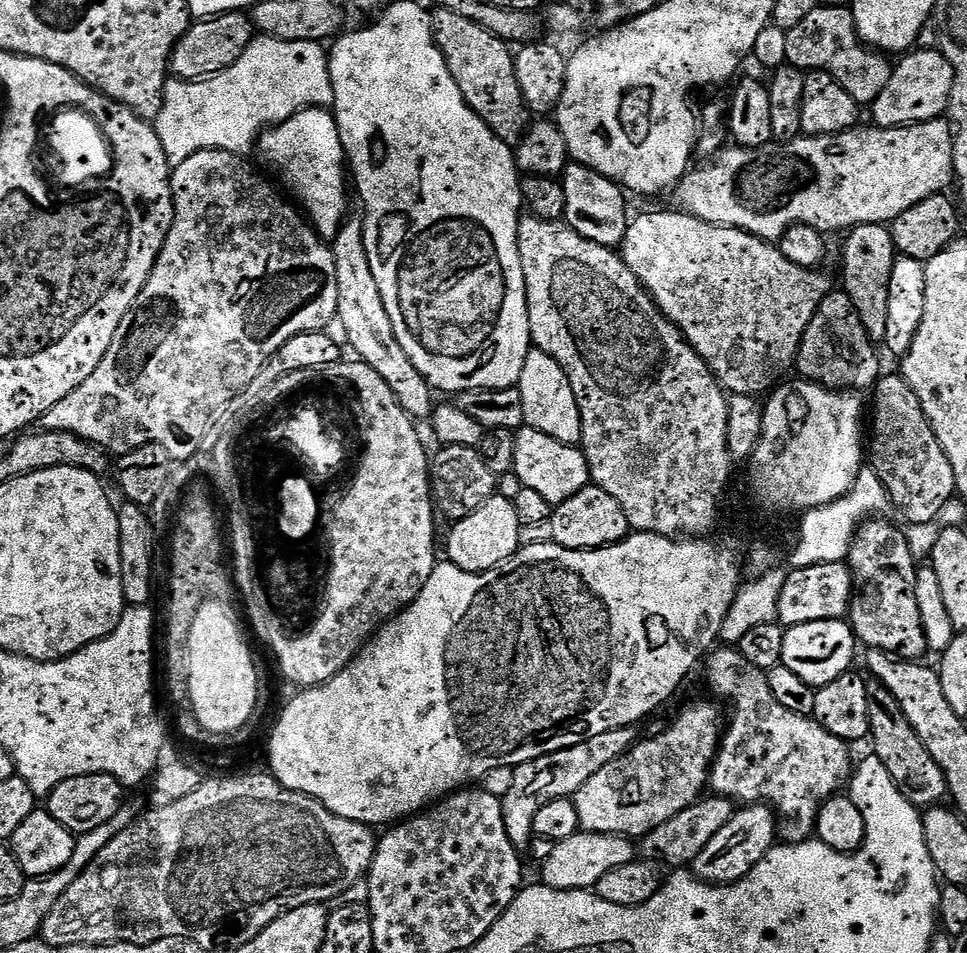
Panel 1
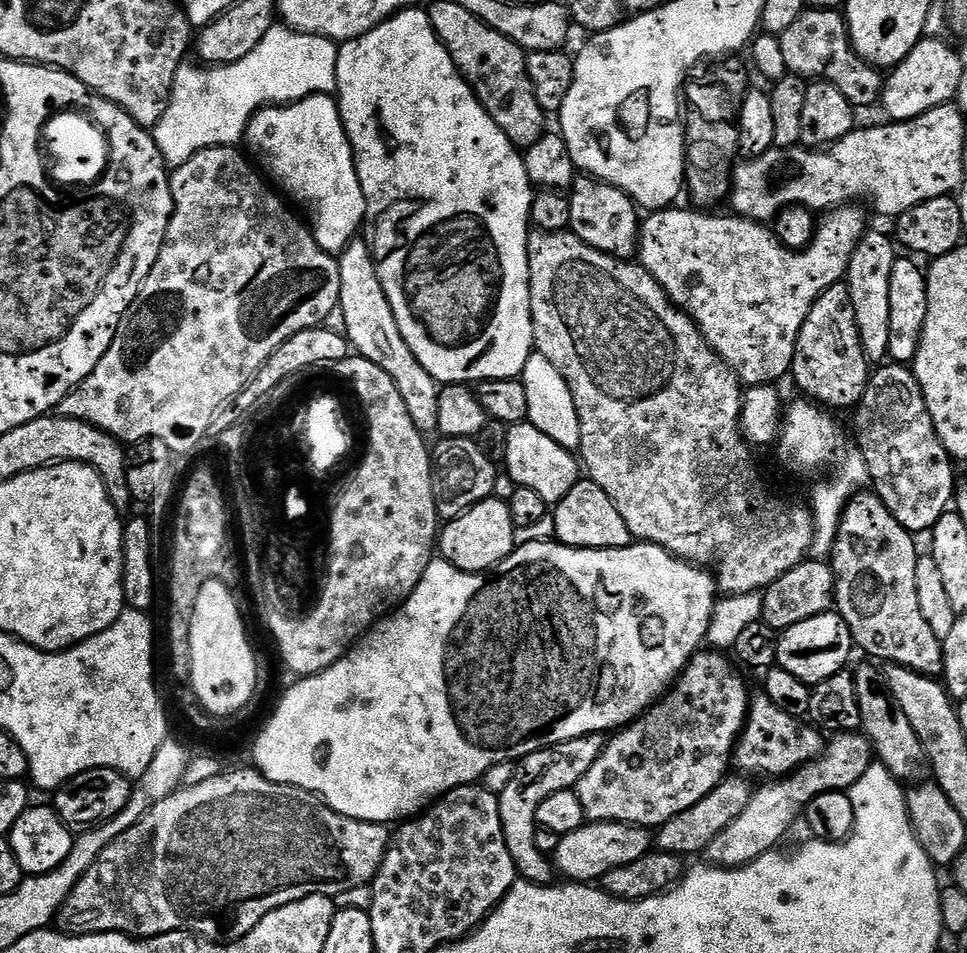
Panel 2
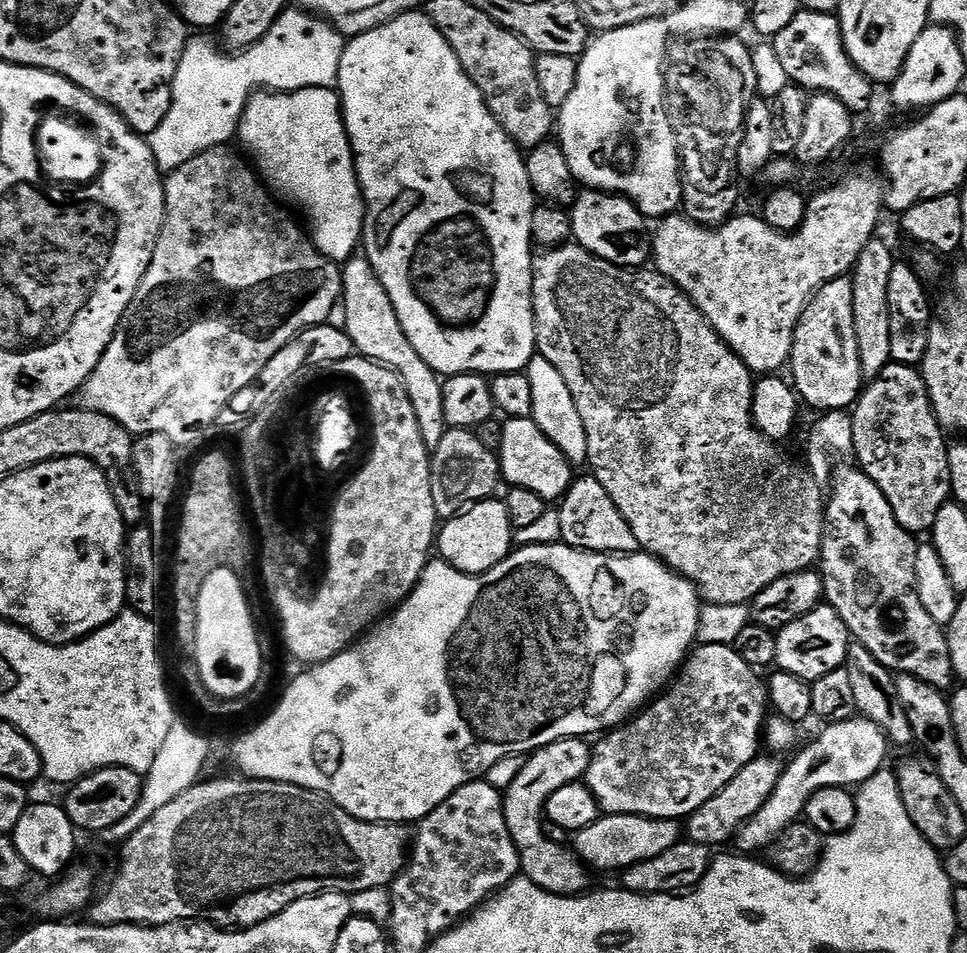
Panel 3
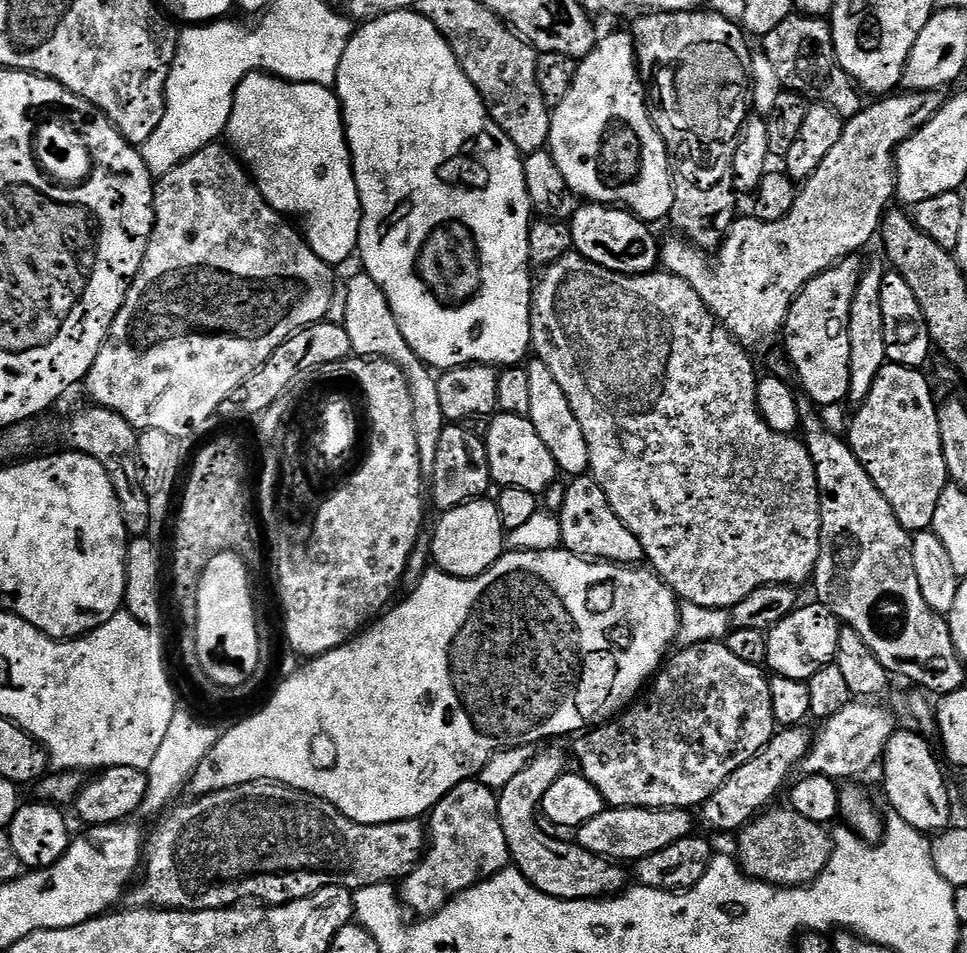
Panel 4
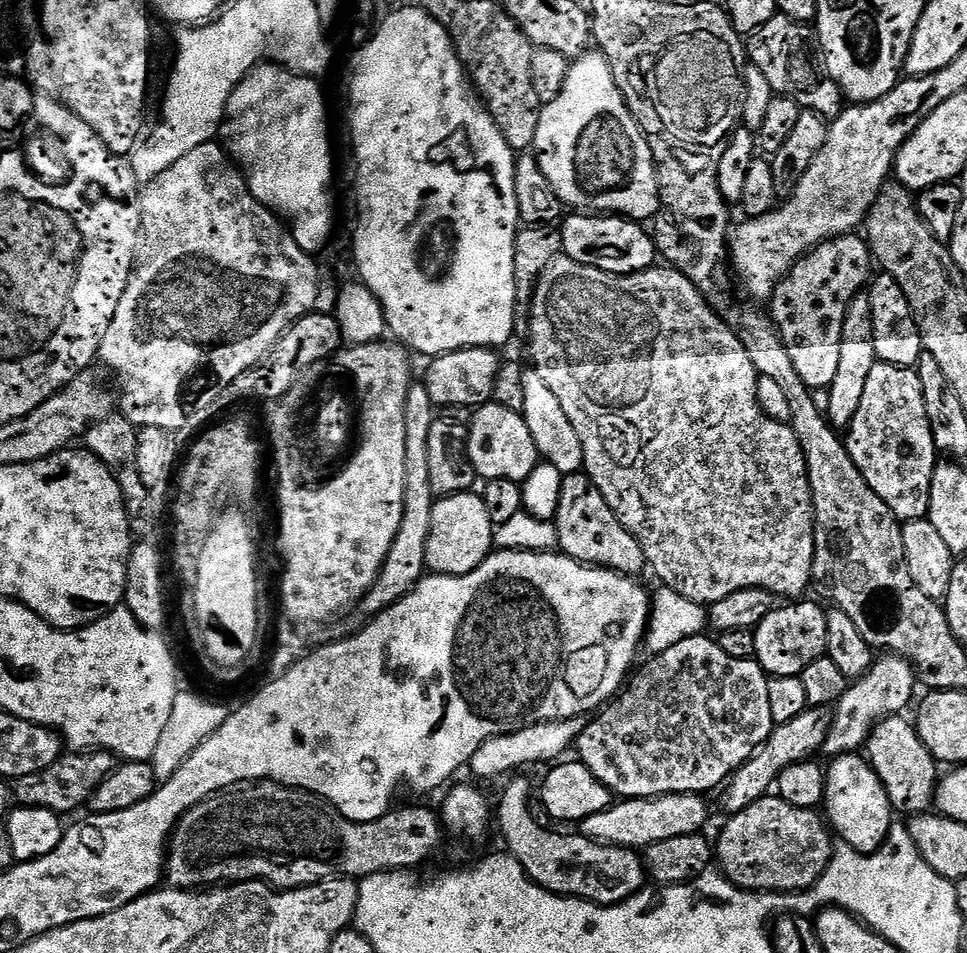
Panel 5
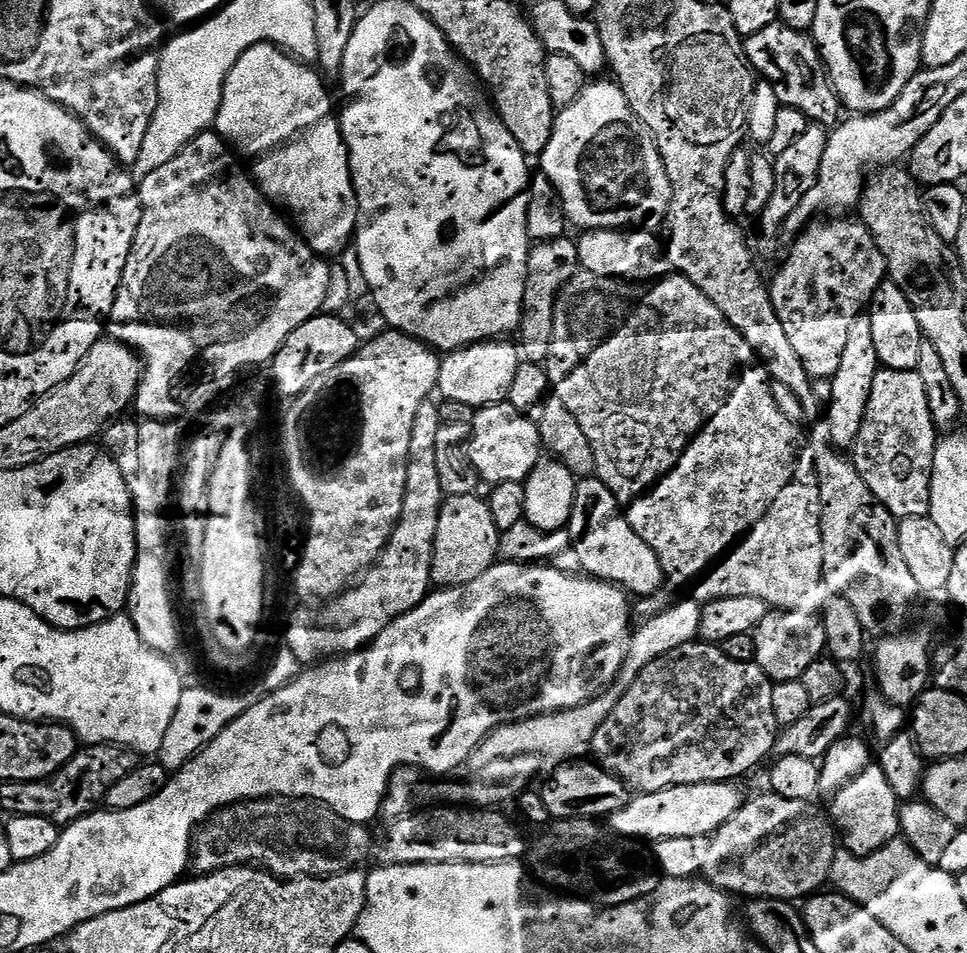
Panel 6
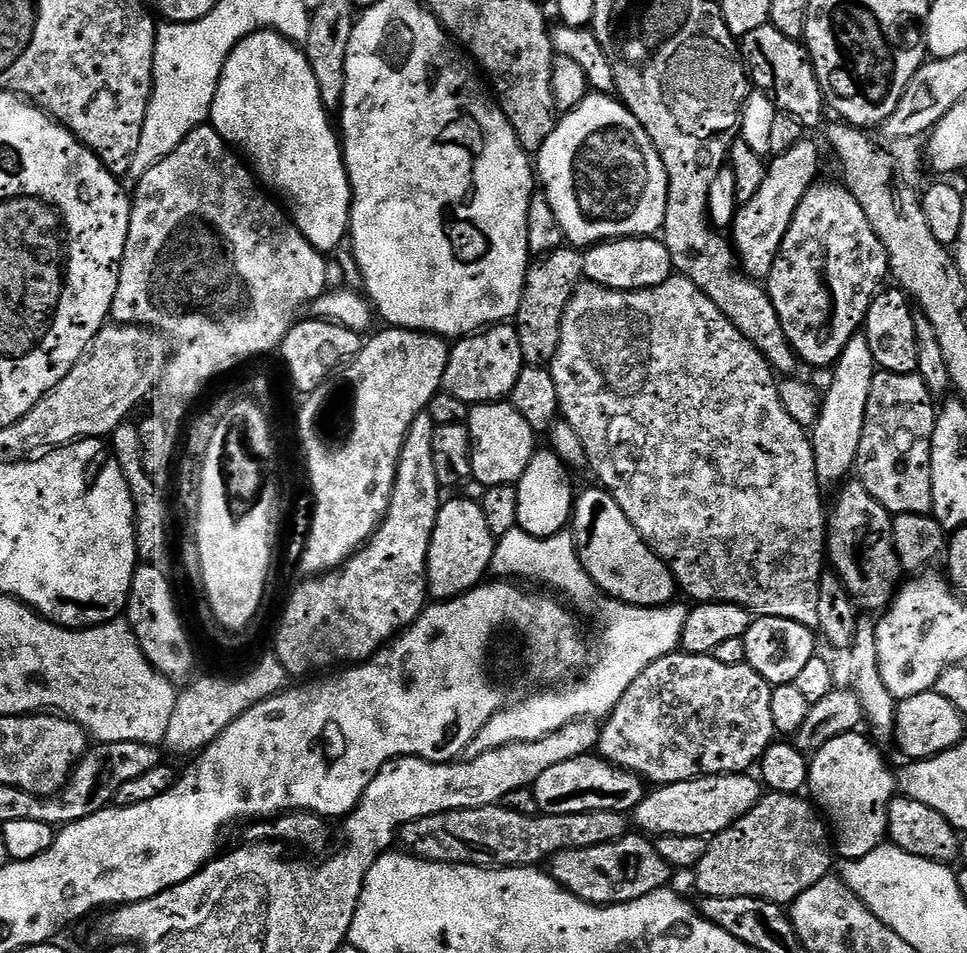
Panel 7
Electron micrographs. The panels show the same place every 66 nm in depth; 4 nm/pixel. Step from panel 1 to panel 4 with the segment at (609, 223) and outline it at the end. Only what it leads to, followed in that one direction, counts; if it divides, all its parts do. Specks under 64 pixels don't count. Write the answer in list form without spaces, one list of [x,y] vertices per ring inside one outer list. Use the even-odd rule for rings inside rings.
[[[584,202],[573,214],[570,227],[572,244],[576,247],[573,249],[590,262],[627,276],[643,276],[646,272],[657,271],[661,245],[658,240],[656,244],[652,237],[652,232],[648,229],[651,227],[631,212],[619,206]]]

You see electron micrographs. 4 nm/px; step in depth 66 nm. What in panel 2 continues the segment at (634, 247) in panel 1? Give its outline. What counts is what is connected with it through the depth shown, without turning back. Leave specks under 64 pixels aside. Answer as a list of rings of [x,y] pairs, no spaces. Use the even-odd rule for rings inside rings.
[[[673,206],[663,210],[656,210],[651,213],[649,220],[645,219],[640,225],[640,238],[638,241],[638,262],[643,268],[651,274],[662,286],[665,294],[672,299],[676,307],[689,316],[692,321],[700,328],[700,333],[704,335],[704,341],[716,351],[716,355],[736,373],[736,377],[745,385],[770,384],[775,385],[783,376],[787,377],[792,371],[792,360],[796,355],[796,343],[798,334],[814,306],[814,302],[830,286],[841,283],[848,275],[850,258],[858,246],[858,242],[866,231],[864,225],[865,209],[860,206],[844,206],[839,210],[832,210],[827,213],[816,225],[816,237],[812,239],[811,244],[803,250],[787,248],[783,242],[776,237],[775,231],[771,227],[755,220],[745,220],[743,216],[727,214],[728,216],[708,216],[707,211],[693,210],[691,207],[680,208]]]

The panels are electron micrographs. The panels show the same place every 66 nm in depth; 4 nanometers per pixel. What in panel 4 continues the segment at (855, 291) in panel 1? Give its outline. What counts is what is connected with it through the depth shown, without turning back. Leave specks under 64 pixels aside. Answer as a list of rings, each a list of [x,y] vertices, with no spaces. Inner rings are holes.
[[[883,259],[867,261],[861,271],[858,290],[854,294],[854,302],[850,306],[850,390],[848,400],[859,406],[870,394],[870,386],[874,378],[886,363],[886,342],[882,326],[882,278],[886,271]]]

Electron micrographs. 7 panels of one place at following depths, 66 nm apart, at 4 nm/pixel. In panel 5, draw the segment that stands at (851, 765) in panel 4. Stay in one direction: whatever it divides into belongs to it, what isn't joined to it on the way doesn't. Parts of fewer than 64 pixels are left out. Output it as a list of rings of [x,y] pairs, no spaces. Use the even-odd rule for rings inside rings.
[[[881,655],[868,675],[855,681],[854,686],[849,687],[839,704],[835,705],[832,729],[824,743],[823,755],[837,758],[855,753],[855,748],[863,749],[875,725],[885,717],[905,711],[903,708],[911,702],[915,688],[918,688],[918,673],[909,661],[902,656]]]

